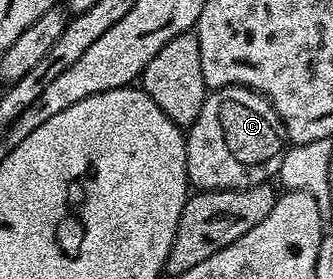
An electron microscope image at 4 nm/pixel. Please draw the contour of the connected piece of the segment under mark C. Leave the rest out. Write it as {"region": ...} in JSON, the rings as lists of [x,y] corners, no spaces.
{"region":[[[230,85],[226,89],[215,89],[207,96],[204,107],[200,111],[198,118],[188,127],[185,134],[186,139],[186,179],[195,190],[205,191],[208,189],[250,189],[253,185],[261,185],[269,182],[279,172],[282,157],[288,148],[286,134],[282,128],[282,120],[278,117],[278,112],[272,107],[272,103],[265,95],[256,92],[254,89],[245,89],[239,85]]]}

